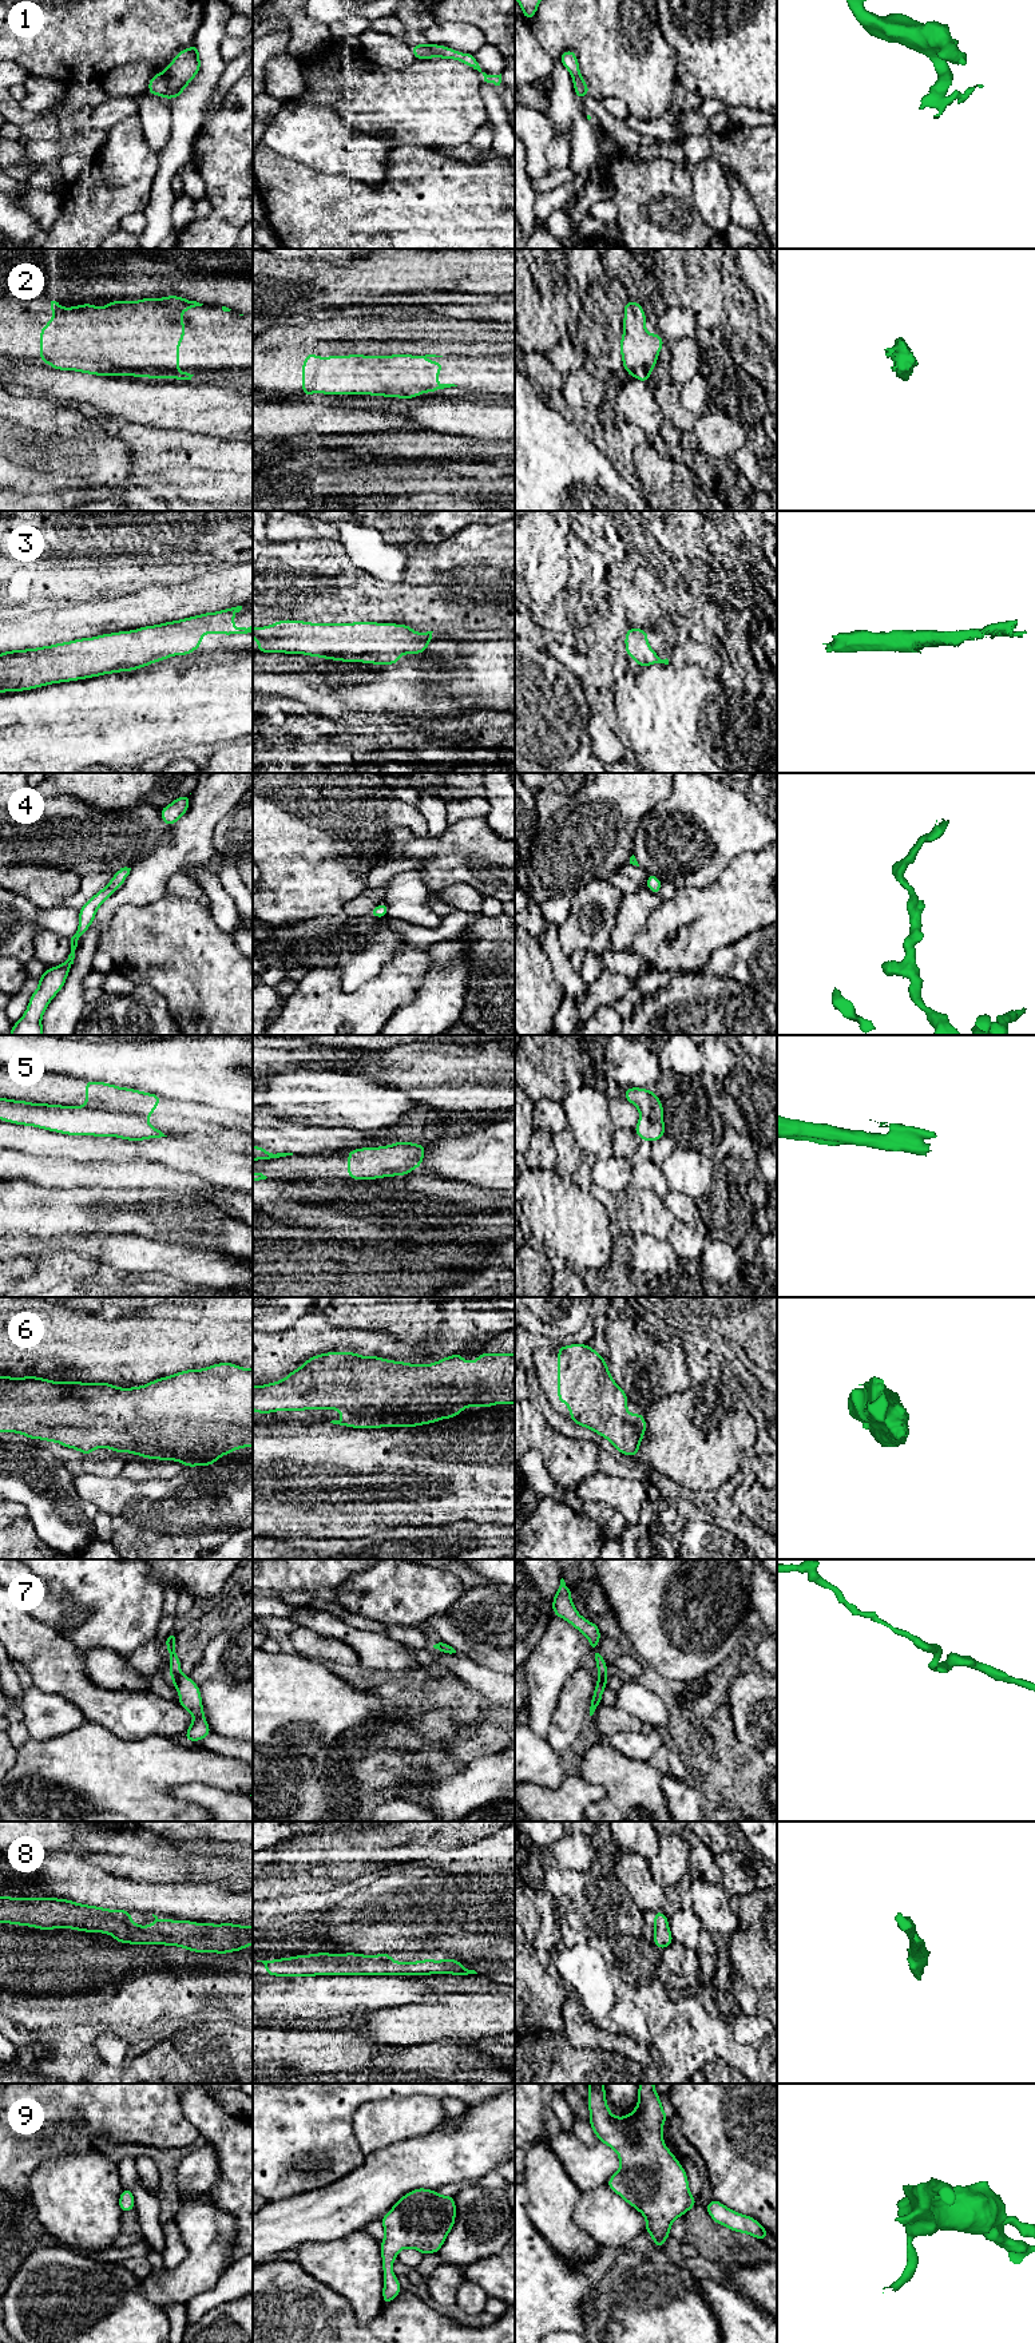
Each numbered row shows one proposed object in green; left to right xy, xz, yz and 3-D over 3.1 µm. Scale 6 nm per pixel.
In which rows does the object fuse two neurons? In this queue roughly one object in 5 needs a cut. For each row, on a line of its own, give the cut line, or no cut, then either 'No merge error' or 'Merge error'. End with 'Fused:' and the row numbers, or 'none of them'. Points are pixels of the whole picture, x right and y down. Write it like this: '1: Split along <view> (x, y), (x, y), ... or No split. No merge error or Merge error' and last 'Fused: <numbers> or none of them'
1: No split. No merge error
2: No split. No merge error
3: No split. No merge error
4: No split. No merge error
5: Split along xy (131, 1089), (129, 1103), (134, 1114), (126, 1120), (118, 1137). Merge error
6: No split. No merge error
7: No split. No merge error
8: No split. No merge error
9: No split. No merge error
Fused: 5

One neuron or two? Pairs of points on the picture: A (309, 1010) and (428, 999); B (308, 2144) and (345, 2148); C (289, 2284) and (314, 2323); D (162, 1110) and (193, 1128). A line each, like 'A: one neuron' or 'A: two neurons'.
A: two neurons
B: one neuron
C: one neuron
D: two neurons

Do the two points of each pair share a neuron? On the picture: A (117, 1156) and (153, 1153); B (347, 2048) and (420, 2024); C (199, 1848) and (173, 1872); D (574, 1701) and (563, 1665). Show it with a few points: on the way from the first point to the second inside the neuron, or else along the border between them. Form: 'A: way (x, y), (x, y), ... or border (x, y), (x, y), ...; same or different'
A: border (137, 1142), (138, 1152), (143, 1157), (169, 1168); different
B: border (351, 2030), (380, 2042), (393, 2042), (401, 2046); different
C: way (225, 1850), (234, 1866), (223, 1876), (198, 1876); same
D: border (581, 1666), (564, 1684), (555, 1708); different

